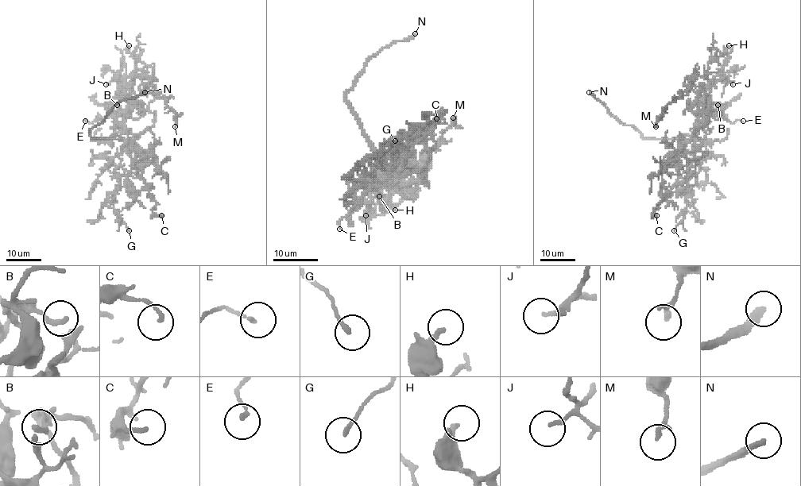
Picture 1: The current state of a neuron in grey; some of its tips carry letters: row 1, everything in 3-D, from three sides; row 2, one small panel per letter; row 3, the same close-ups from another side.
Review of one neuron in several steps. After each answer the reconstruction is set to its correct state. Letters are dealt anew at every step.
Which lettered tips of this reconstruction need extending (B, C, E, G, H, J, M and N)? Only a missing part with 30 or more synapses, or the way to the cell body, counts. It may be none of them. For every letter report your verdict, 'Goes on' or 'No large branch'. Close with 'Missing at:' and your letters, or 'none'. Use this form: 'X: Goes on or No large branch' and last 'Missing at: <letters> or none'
B: No large branch
C: No large branch
E: No large branch
G: No large branch
H: No large branch
J: No large branch
M: No large branch
N: Goes on
Missing at: N

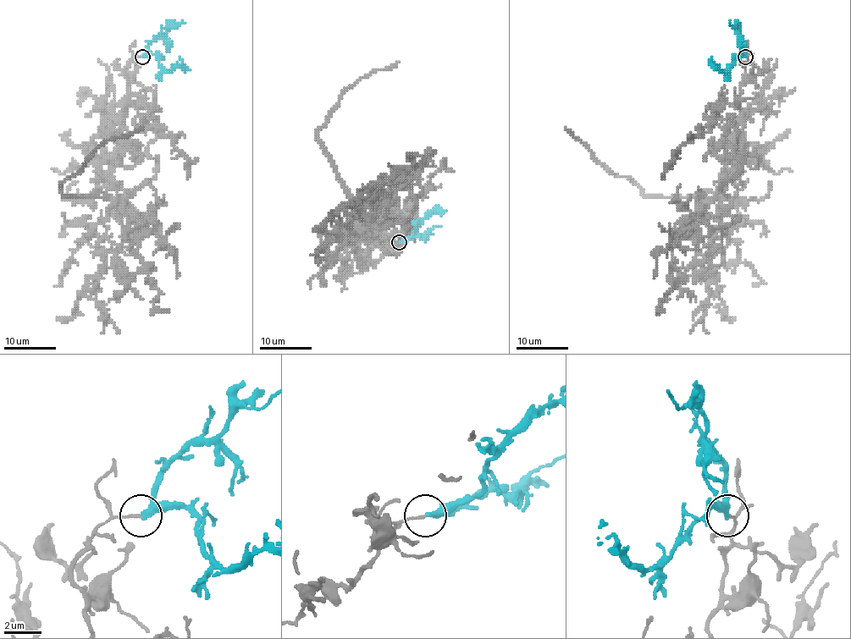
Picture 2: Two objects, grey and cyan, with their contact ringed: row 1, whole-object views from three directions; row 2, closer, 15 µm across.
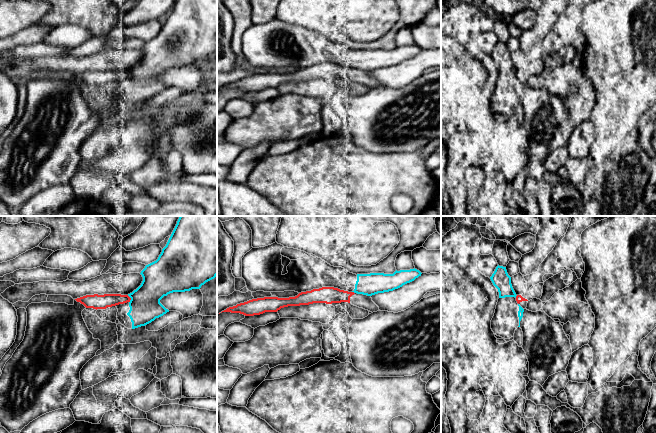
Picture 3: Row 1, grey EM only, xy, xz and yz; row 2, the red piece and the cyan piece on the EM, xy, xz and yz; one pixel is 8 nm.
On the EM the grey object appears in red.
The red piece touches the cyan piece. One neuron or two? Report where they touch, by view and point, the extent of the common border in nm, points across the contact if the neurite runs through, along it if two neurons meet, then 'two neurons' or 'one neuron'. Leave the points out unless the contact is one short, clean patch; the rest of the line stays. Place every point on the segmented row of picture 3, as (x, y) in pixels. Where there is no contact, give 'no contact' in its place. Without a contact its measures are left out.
xy (130, 299) | 70 nm | two neurons

